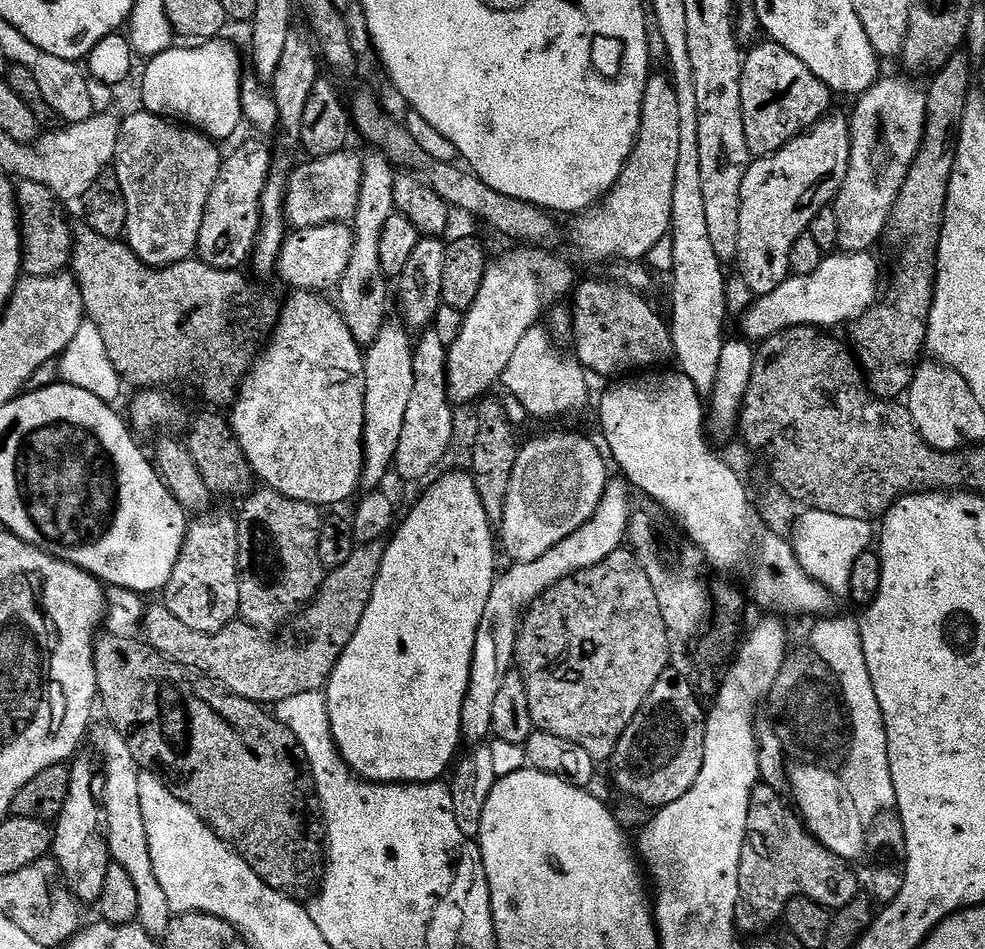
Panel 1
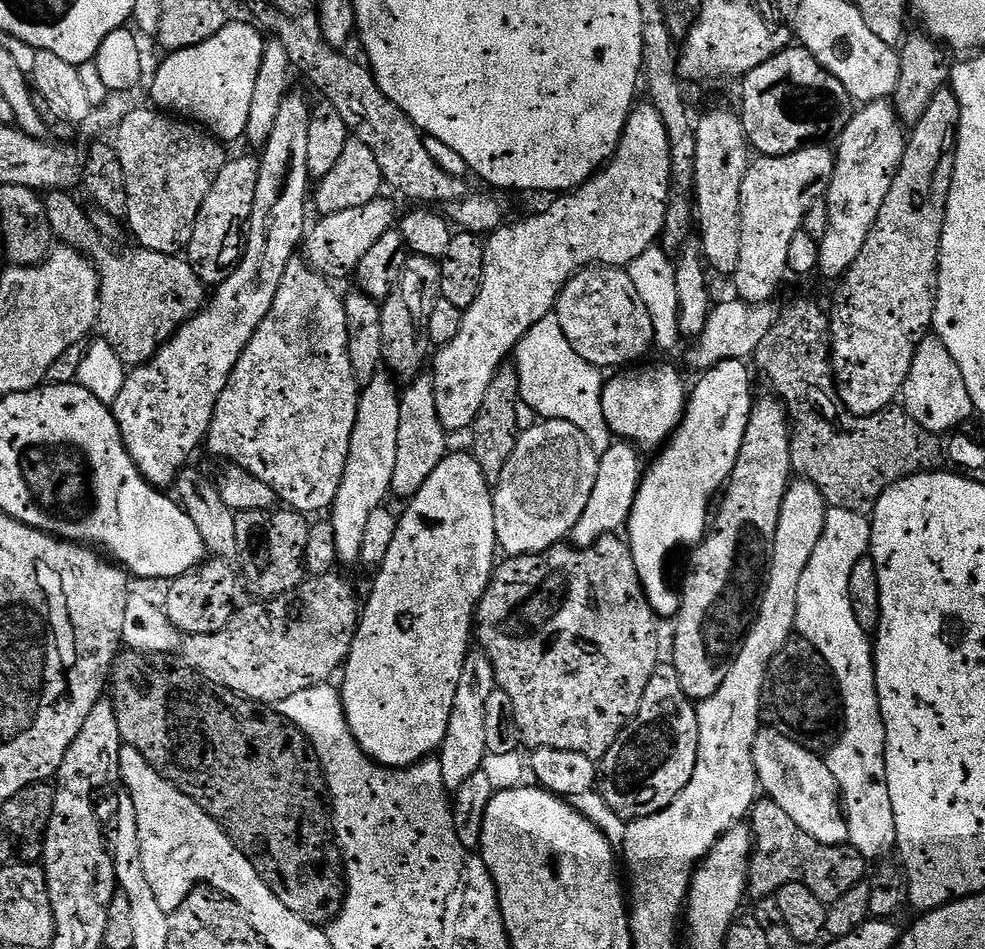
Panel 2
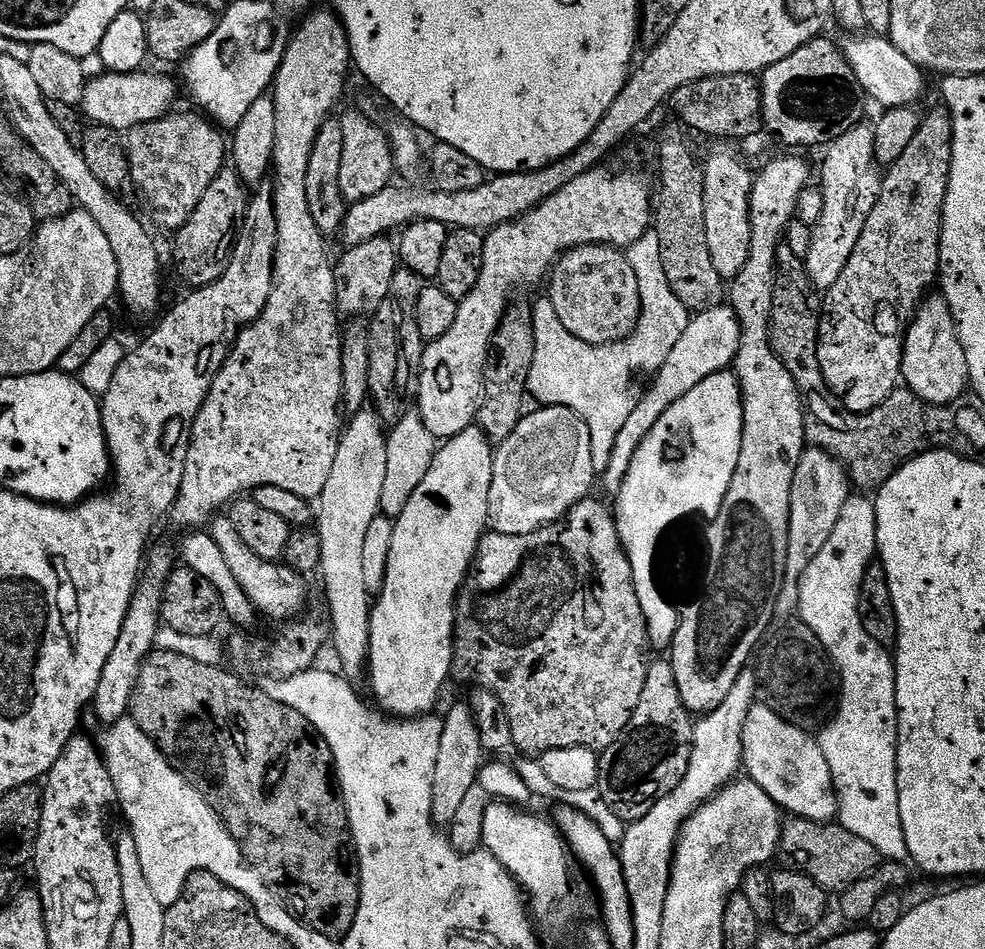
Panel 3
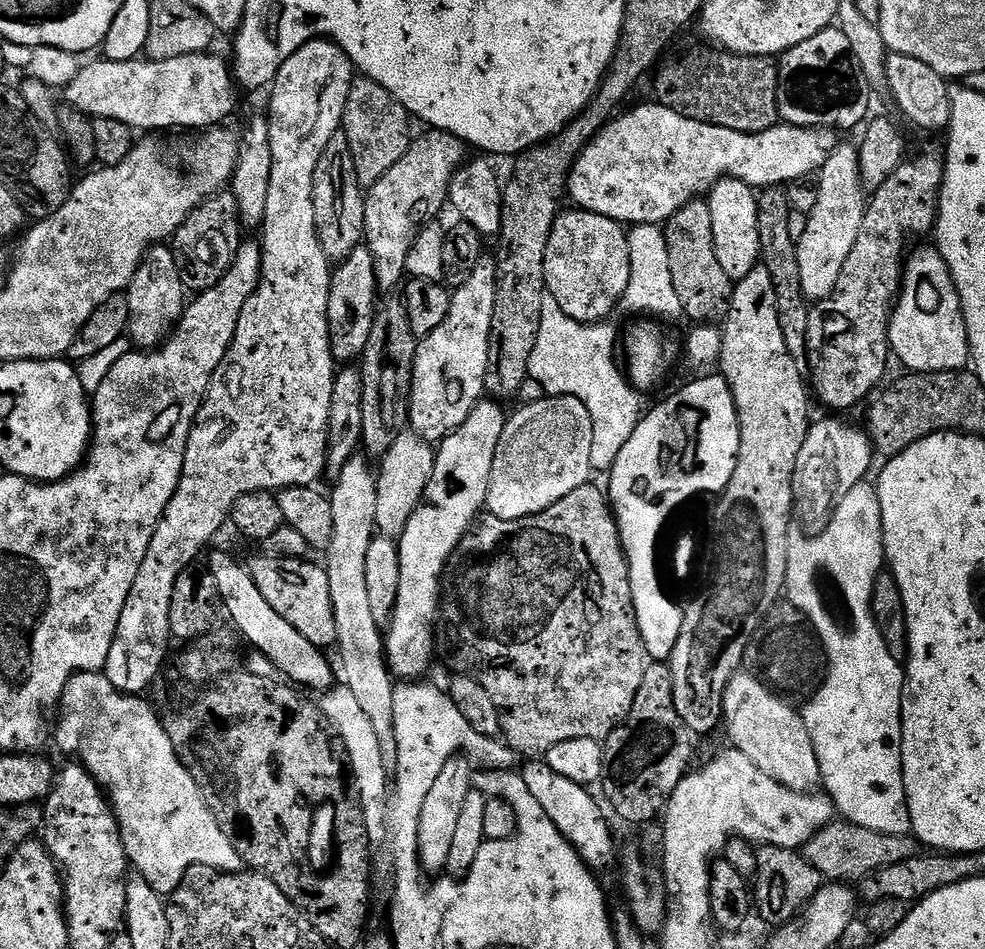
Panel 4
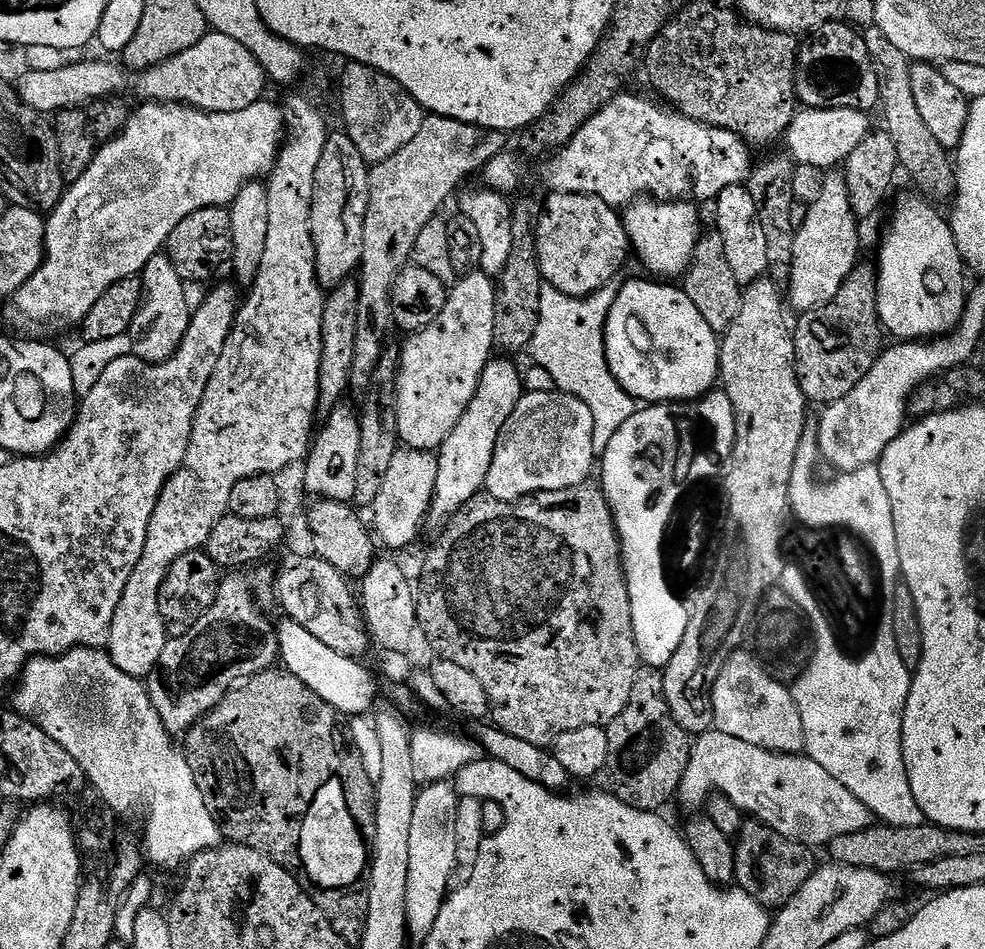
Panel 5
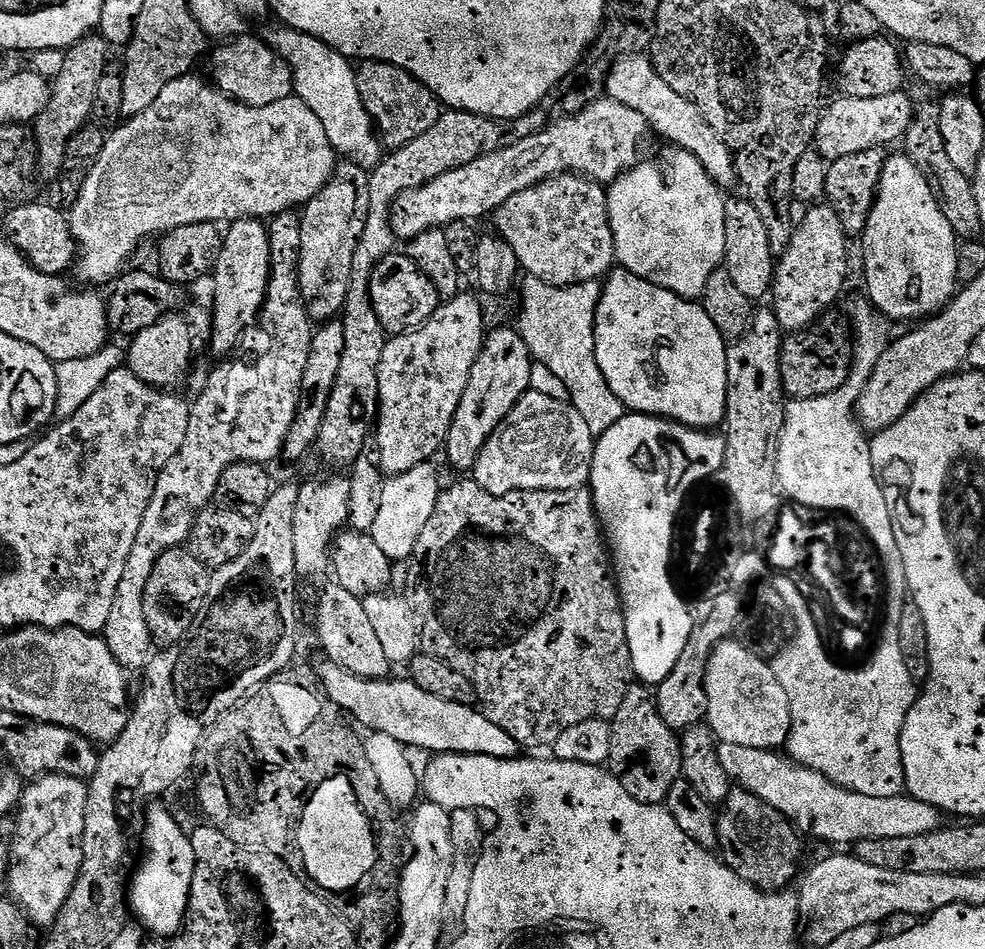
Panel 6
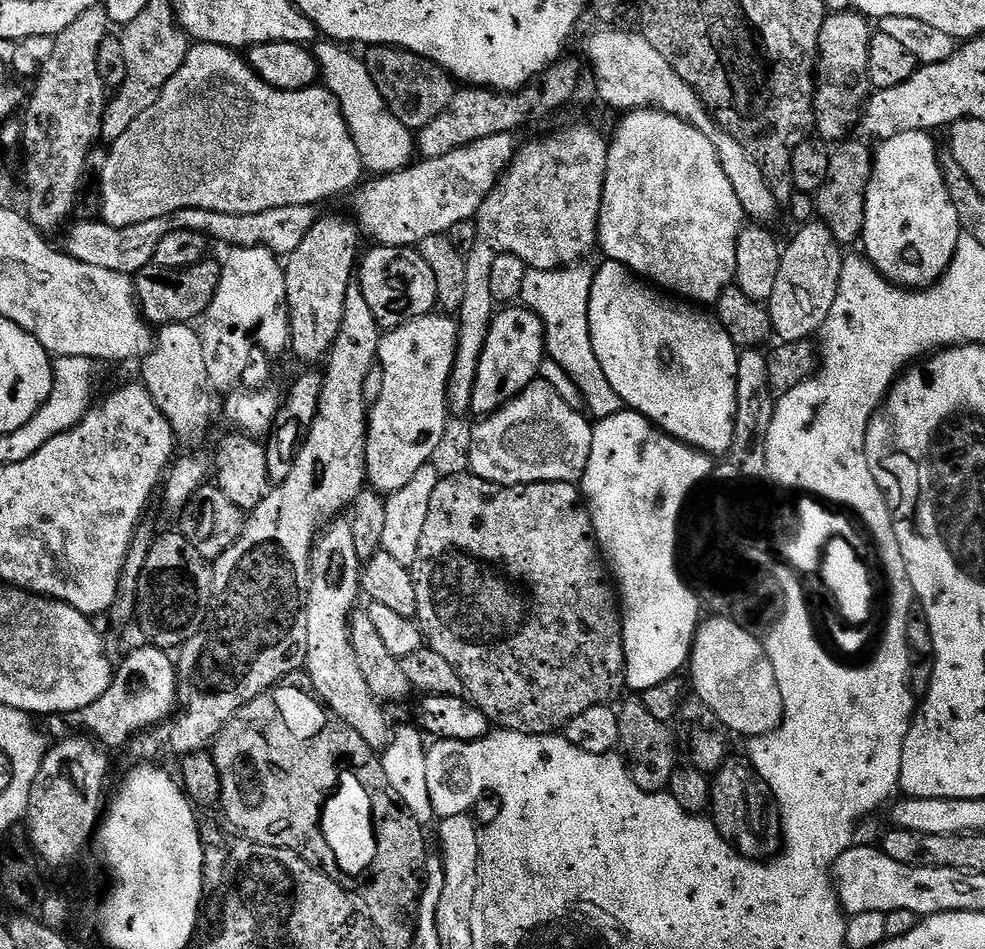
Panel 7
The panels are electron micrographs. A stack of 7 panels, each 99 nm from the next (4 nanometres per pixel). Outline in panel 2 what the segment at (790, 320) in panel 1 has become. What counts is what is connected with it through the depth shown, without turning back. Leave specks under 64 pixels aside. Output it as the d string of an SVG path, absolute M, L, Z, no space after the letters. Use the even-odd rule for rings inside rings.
M731 298L725 304L717 303L708 314L706 326L699 336L695 337L692 348L692 360L700 367L707 370L727 360L743 360L755 357L758 346L766 334L775 326L778 319L778 308L775 303L750 304L747 300Z

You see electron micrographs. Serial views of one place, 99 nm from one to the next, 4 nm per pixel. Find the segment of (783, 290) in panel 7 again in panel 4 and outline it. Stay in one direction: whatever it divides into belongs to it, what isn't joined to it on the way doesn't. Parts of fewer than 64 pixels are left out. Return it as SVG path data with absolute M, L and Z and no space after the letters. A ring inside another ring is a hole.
M837 143L835 150L826 158L818 173L818 203L814 210L808 213L806 230L802 238L797 240L798 272L802 282L802 290L809 301L819 302L828 299L829 294L838 286L838 274L846 266L846 258L850 258L850 250L854 250L854 242L858 239L858 230L862 230L862 218L866 207L864 183L860 177L860 154L855 143Z

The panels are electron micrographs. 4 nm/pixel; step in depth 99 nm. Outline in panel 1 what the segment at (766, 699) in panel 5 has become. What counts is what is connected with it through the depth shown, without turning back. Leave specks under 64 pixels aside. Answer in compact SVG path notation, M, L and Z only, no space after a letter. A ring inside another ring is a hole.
M793 763L786 772L786 784L792 787L792 800L795 811L805 829L810 833L813 840L817 840L828 852L832 852L837 858L845 862L859 861L864 856L864 834L866 831L865 821L858 818L851 804L844 795L844 785L841 777L835 771L827 768L818 768L814 764Z

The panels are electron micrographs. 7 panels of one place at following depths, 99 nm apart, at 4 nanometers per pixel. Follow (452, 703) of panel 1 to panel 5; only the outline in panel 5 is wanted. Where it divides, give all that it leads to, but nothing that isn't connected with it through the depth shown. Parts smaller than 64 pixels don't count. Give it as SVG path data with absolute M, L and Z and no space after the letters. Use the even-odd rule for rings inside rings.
M493 358L482 370L478 390L458 426L454 426L451 436L438 450L438 486L436 497L432 500L432 511L428 513L427 523L443 526L474 497L481 495L484 483L490 470L490 462L494 458L494 446L498 446L498 438L502 434L502 426L510 422L510 414L514 414L514 406L525 393L524 378L521 369L511 364L511 359Z

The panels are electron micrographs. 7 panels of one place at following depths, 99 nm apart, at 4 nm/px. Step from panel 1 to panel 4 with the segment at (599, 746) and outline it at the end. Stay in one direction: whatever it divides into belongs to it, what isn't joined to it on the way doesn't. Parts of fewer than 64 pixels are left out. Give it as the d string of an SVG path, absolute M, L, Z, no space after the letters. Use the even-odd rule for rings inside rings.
M589 482L583 484L578 490L574 490L570 494L566 494L566 498L562 498L558 502L554 502L554 506L550 506L546 510L542 510L537 516L528 516L525 520L503 520L497 516L488 514L483 518L477 519L472 527L468 529L468 533L460 539L460 545L454 550L451 560L442 581L442 595L440 597L440 612L449 620L450 623L442 628L442 640L448 643L448 664L453 669L453 673L462 676L473 676L474 679L486 690L486 694L490 694L490 698L494 698L494 702L500 707L500 726L502 736L505 741L520 754L528 758L543 757L550 750L550 746L558 746L558 742L570 742L574 738L590 738L591 740L599 740L601 742L608 739L610 733L628 717L630 710L634 706L634 698L638 694L638 686L642 686L642 674L646 674L650 663L650 657L644 639L640 636L638 630L638 622L636 621L636 611L634 610L634 598L632 597L632 587L630 586L630 570L628 569L628 557L624 554L624 544L620 540L620 527L616 525L616 517L610 507L610 500L603 491L600 492L595 488L595 483Z

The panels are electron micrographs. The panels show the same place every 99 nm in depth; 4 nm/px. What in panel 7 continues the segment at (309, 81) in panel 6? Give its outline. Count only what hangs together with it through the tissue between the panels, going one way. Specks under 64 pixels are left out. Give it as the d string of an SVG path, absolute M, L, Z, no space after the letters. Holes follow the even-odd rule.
M329 40L319 41L312 50L313 56L319 62L321 81L336 97L365 169L372 174L401 172L413 163L415 135L394 117L388 101L382 98L381 91L375 85L367 63L350 52L353 51Z

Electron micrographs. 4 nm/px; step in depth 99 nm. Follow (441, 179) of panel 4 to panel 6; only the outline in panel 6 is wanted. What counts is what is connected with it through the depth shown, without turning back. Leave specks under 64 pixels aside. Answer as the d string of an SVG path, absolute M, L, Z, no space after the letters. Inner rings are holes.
M455 110L441 111L438 122L426 130L426 134L418 134L410 142L406 142L401 148L389 151L380 161L380 165L371 169L368 177L370 186L370 210L366 230L362 230L362 238L358 242L358 250L354 252L354 266L350 270L350 286L346 294L342 319L346 330L346 350L342 350L342 367L338 370L338 382L334 382L334 394L330 394L330 406L326 406L326 418L322 421L322 430L316 440L316 448L332 464L355 464L359 456L365 455L364 443L369 443L370 429L375 425L380 411L380 383L378 382L378 366L382 362L382 350L386 343L386 333L382 322L378 320L378 314L374 308L374 302L370 296L372 275L382 258L393 255L397 251L398 238L392 229L392 203L406 190L414 190L426 182L434 182L442 174L450 170L458 170L458 166L466 166L486 154L496 152L499 148L510 146L514 141L527 136L533 136L543 128L547 128L550 117L544 110L533 110L524 116L519 116L514 122L514 127L499 120L491 120L478 114L458 112Z

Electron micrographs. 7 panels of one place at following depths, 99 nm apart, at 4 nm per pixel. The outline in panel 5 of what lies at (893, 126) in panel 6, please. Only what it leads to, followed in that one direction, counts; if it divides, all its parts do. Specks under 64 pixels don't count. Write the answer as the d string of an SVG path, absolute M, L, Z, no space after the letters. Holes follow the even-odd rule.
M804 108L797 111L786 133L789 152L787 155L796 164L825 170L835 169L843 165L844 160L850 158L850 154L854 154L857 146L867 138L870 131L868 119L869 113L849 108Z

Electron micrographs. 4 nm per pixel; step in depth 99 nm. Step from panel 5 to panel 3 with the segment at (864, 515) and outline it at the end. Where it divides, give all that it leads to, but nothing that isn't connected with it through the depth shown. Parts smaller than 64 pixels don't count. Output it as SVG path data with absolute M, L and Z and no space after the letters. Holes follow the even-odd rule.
M849 495L846 506L842 506L842 514L838 514L838 526L834 526L834 534L830 534L826 546L822 546L810 566L806 566L806 574L802 574L800 579L798 616L806 626L810 626L810 630L814 630L814 634L828 651L838 673L838 680L840 676L840 709L837 710L836 717L818 732L818 743L822 754L826 754L826 762L830 762L830 774L836 787L839 823L846 830L850 830L850 834L866 838L866 842L870 842L870 846L874 846L874 850L878 850L885 861L904 862L909 859L909 855L898 810L896 781L896 747L900 737L896 709L896 665L893 653L874 638L870 638L860 621L862 578L878 556L876 505L869 497L867 500L864 496L867 495Z

